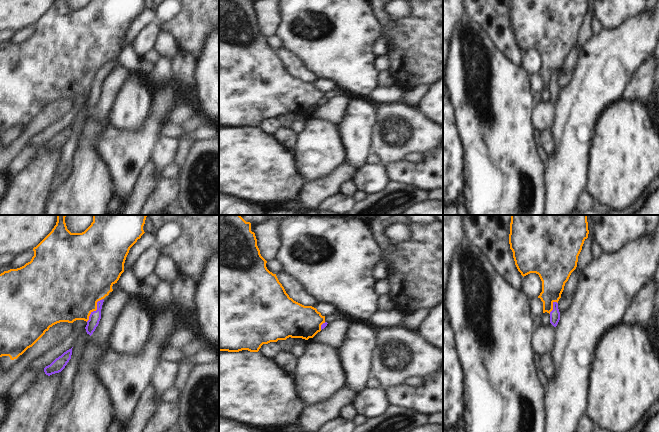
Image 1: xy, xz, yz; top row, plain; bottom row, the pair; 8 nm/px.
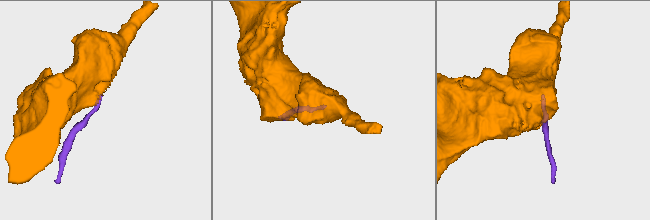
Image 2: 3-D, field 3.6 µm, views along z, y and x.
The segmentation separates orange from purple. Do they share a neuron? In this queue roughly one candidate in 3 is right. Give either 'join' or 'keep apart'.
keep apart

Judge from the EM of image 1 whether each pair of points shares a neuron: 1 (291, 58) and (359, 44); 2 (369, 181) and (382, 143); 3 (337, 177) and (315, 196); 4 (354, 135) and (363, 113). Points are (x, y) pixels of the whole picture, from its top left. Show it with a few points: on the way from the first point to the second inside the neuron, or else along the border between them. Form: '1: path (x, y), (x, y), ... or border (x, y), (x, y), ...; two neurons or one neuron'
1: border (281, 47), (295, 53), (314, 73); two neurons
2: border (381, 163), (384, 166); two neurons
3: path (332, 182), (320, 191); one neuron
4: path (356, 130), (359, 118); one neuron

